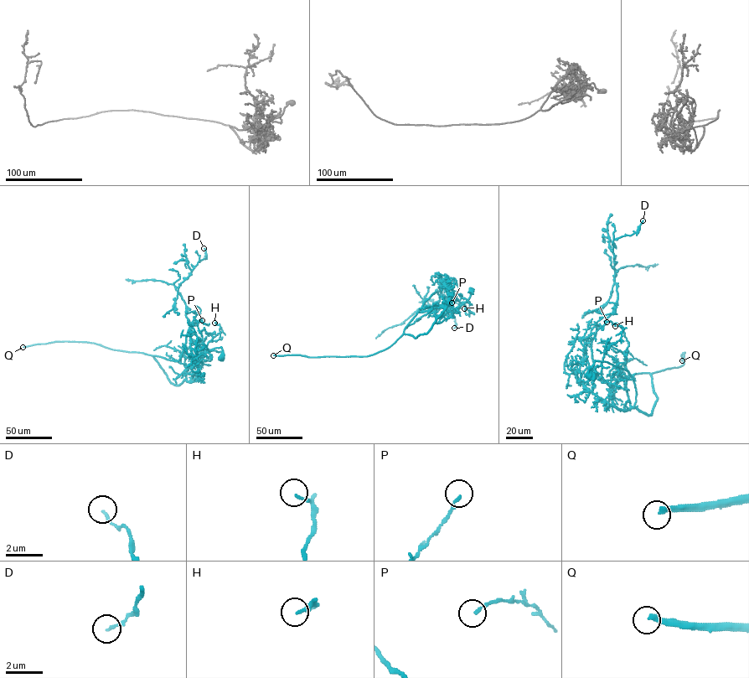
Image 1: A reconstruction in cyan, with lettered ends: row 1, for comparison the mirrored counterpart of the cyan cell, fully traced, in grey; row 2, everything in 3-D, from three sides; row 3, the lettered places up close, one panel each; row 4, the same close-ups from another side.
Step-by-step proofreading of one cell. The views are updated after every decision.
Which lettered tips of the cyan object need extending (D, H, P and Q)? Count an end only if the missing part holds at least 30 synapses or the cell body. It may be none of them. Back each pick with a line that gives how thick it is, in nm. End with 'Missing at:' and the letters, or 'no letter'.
Q: calibre 240 nm
Missing at: Q

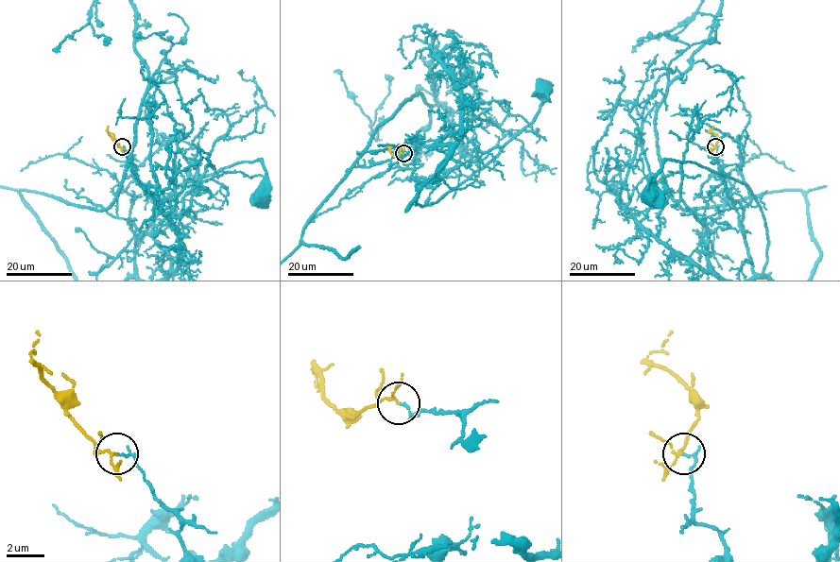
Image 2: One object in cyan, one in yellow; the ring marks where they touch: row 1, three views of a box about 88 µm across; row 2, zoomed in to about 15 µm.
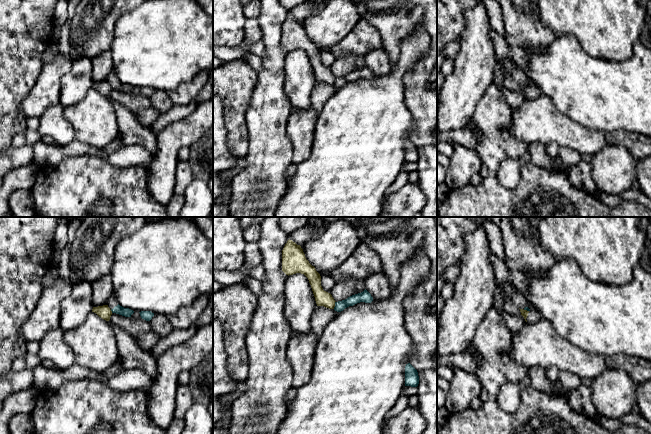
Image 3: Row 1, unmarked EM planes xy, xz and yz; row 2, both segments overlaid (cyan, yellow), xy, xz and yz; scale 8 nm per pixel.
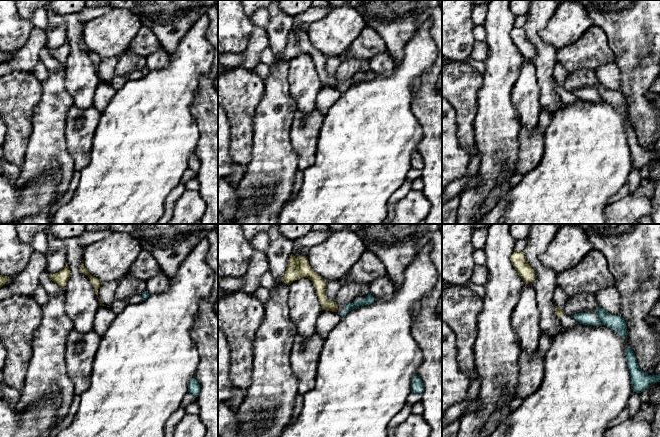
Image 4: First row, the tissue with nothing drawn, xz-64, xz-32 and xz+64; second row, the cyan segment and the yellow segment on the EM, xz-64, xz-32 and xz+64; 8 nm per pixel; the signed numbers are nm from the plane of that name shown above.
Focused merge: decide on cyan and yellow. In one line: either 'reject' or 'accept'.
reject

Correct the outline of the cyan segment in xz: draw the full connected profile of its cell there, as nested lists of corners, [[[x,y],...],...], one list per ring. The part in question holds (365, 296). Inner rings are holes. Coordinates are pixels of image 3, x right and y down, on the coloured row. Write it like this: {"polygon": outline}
{"polygon": [[[365,289],[363,292],[352,295],[345,300],[335,302],[334,310],[337,312],[341,312],[345,308],[347,308],[349,306],[353,306],[357,303],[360,303],[360,302],[371,303],[372,301],[373,301],[373,297]]]}

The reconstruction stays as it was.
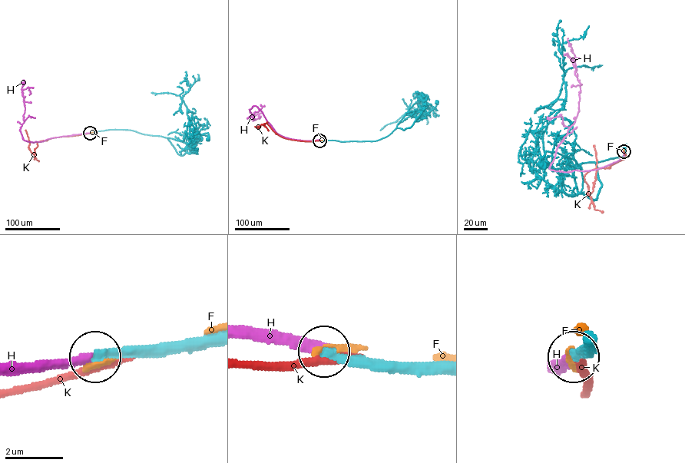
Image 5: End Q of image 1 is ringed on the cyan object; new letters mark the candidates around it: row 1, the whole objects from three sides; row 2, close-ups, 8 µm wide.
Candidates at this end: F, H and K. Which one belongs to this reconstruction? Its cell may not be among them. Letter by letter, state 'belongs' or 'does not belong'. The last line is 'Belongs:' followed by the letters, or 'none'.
F: does not belong
H: belongs
K: does not belong
Belongs: H

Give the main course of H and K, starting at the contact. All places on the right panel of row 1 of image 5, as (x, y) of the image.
H: (623, 150), (622, 158), (597, 169), (549, 168), (578, 111), (580, 83), (567, 54), (577, 71)
K: (623, 150), (623, 160), (585, 174), (587, 193), (591, 197), (588, 194), (593, 190), (597, 160), (593, 145)

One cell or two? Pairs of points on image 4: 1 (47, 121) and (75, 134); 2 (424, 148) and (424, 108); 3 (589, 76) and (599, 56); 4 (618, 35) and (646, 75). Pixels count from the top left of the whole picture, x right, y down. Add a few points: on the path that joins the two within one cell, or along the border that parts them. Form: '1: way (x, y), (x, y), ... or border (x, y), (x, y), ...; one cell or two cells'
1: border (70, 107), (65, 129), (65, 142), (69, 153); two cells
2: way (429, 138), (429, 118); one cell
3: border (594, 70), (578, 69), (569, 72); two cells
4: way (628, 45), (639, 56), (641, 65); one cell

